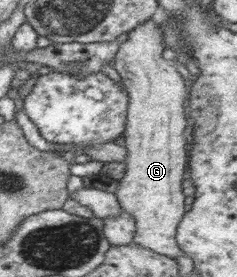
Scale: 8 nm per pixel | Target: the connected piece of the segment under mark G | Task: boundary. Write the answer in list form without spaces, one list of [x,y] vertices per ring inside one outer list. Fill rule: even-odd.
[[[149,18],[146,22],[135,26],[119,42],[114,68],[121,76],[122,83],[128,91],[128,112],[124,134],[120,142],[127,148],[125,175],[118,183],[115,191],[118,202],[123,210],[135,219],[136,232],[134,242],[151,250],[155,254],[163,254],[177,259],[185,253],[176,242],[176,229],[185,215],[186,195],[182,192],[182,181],[187,176],[189,141],[191,137],[187,131],[187,114],[185,101],[188,99],[185,79],[170,60],[163,58],[164,35],[162,27]]]

